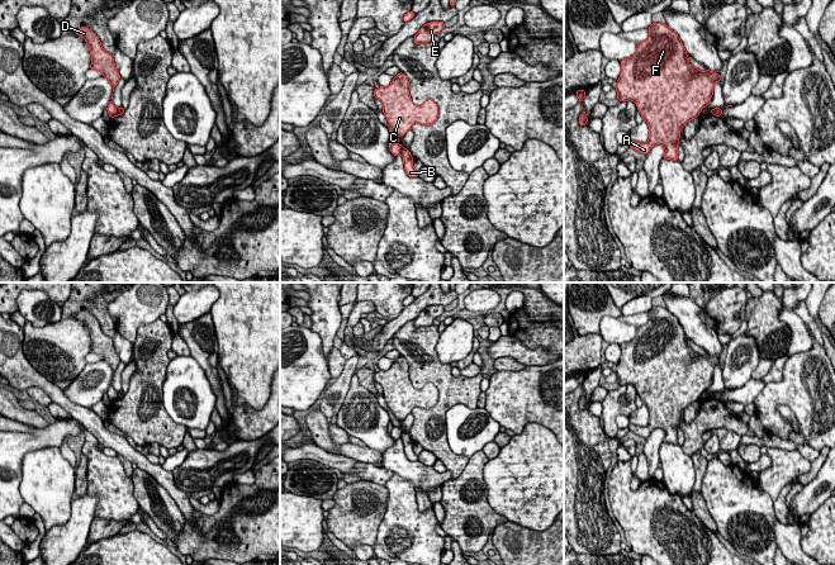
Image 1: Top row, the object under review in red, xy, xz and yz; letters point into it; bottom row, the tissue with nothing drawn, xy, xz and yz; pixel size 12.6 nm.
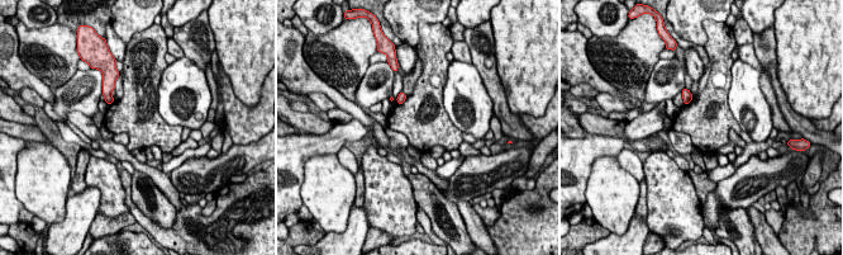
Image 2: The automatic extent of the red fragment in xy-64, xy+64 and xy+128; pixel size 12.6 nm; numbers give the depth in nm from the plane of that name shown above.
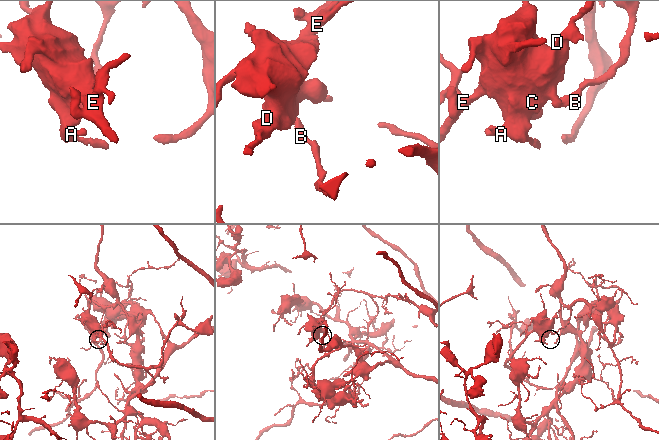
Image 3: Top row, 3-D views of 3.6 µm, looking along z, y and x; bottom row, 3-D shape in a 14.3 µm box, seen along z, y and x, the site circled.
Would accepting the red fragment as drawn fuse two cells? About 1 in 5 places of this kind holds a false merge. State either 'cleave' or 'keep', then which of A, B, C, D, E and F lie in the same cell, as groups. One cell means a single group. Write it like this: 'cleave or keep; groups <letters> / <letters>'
cleave; groups A C D E F / B

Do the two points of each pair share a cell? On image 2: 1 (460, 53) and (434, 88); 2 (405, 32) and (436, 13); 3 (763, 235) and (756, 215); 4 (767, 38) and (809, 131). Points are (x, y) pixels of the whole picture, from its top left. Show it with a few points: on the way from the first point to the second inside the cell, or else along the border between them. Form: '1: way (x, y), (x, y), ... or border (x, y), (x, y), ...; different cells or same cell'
1: border (455, 41), (449, 51); different cells
2: way (410, 24), (422, 13), (428, 13); same cell
3: way (762, 230), (758, 220); same cell
4: way (768, 62), (786, 109); same cell

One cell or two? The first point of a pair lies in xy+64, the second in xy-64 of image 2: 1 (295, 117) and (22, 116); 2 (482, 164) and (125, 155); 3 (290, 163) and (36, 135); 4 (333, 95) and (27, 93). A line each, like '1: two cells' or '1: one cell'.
1: one cell
2: two cells
3: two cells
4: two cells

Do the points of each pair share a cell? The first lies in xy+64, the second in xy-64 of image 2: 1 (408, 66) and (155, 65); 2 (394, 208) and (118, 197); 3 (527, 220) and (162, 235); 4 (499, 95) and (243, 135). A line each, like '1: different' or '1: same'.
1: different
2: same
3: same
4: different

